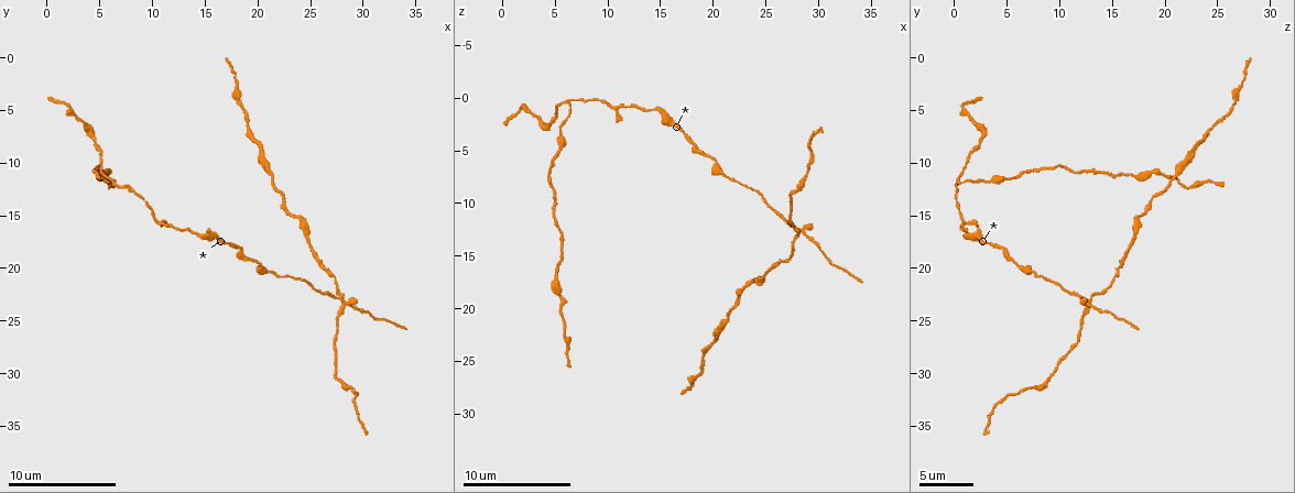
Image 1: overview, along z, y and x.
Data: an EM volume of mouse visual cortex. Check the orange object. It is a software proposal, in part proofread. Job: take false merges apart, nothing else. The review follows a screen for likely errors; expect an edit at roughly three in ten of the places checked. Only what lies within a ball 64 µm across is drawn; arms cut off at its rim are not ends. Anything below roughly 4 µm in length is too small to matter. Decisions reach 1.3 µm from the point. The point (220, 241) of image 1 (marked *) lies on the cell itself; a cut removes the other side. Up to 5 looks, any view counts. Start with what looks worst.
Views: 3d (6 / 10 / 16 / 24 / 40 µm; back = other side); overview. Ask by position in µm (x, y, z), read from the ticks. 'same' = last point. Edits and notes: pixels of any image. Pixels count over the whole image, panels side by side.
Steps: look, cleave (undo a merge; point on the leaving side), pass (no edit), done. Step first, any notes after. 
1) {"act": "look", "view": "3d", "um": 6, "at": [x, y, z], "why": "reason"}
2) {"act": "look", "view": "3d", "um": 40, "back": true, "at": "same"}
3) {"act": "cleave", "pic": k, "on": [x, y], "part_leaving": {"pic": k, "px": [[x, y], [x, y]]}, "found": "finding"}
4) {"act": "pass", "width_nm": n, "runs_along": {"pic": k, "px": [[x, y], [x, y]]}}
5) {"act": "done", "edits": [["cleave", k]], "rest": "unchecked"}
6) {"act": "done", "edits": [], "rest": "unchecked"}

{"act": "look", "view": "3d", "um": 10, "at": [28.2, 23.2, 12.8], "why": "four or more arms meet"}

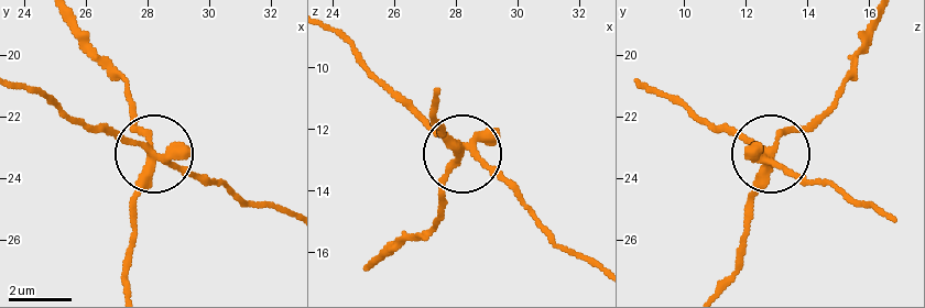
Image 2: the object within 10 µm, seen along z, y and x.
{"act": "cleave", "pic": 2, "on": [134, 127], "arms": 5, "part_leaving": {"pic": 2, "px": [[766, 154], [829, 101], [874, 22]]}, "found": "a second cell is stuck on"}

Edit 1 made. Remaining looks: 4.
{"act": "look", "view": "overview"}

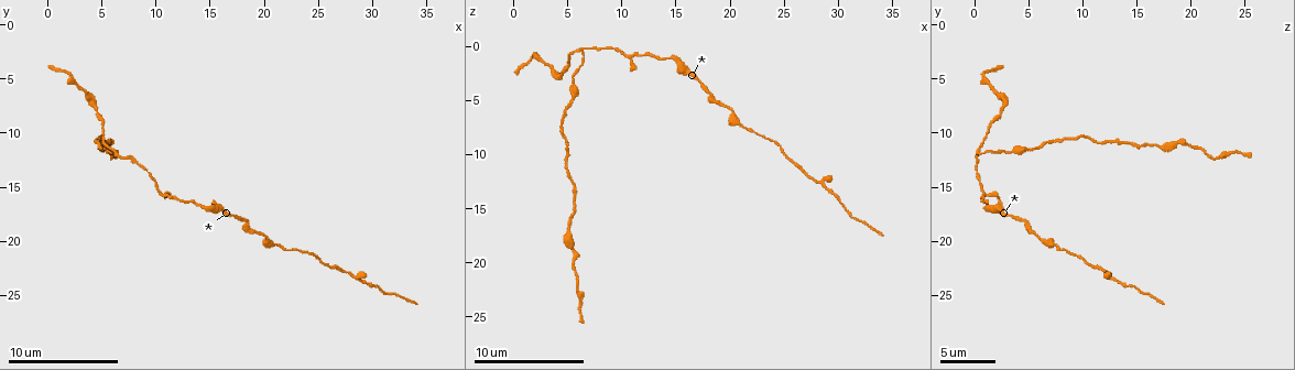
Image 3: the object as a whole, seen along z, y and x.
{"act": "look", "view": "3d", "um": 10, "at": [6.0, 11.6, 0.6], "why": "two arms in line, one across"}

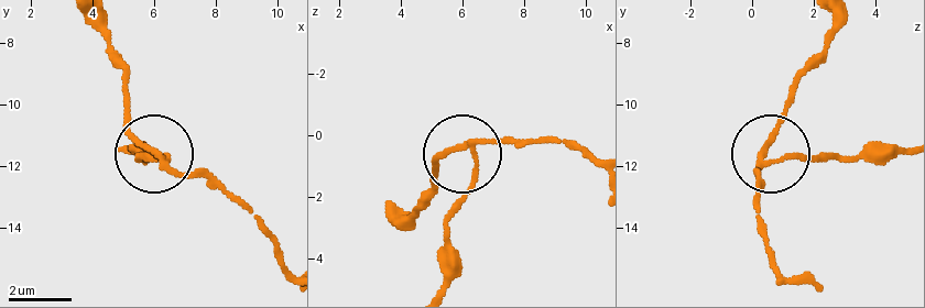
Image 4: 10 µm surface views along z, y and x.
{"act": "cleave", "pic": 4, "on": [472, 188], "side_arm_um": 13, "arms": 3, "found": "a second cell is stuck on"}

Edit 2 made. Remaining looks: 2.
{"act": "look", "view": "3d", "um": 6, "at": [14.8, 16.8, 1.2], "why": "sudden change in width"}

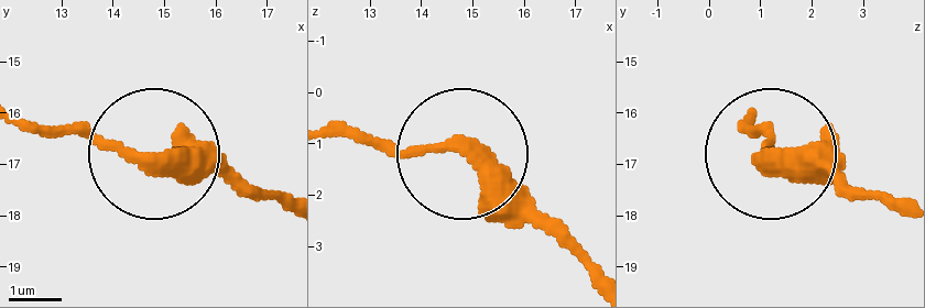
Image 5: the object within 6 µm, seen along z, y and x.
{"act": "look", "view": "3d", "um": 6, "back": true, "at": [14.85, 17.00, 1.10], "why": "from behind"}

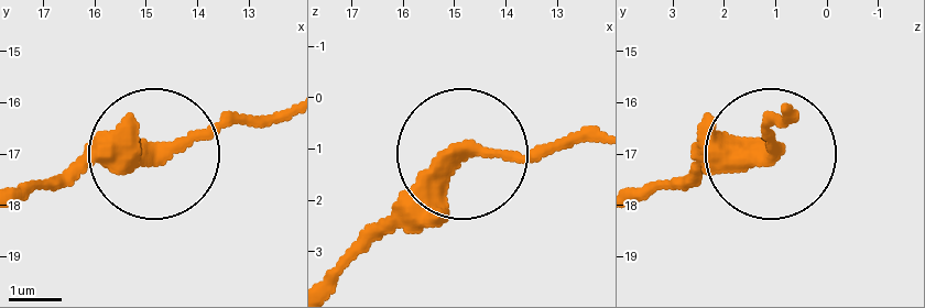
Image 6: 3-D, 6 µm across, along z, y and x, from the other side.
{"act": "pass", "runs_along": {"pic": 6, "px": [[381, 231], [456, 161], [587, 143]]}, "found": "all the same cell"}

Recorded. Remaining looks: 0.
{"act": "done", "edits": [["cleave", 2], ["cleave", 4]], "rest": "unchecked"}

